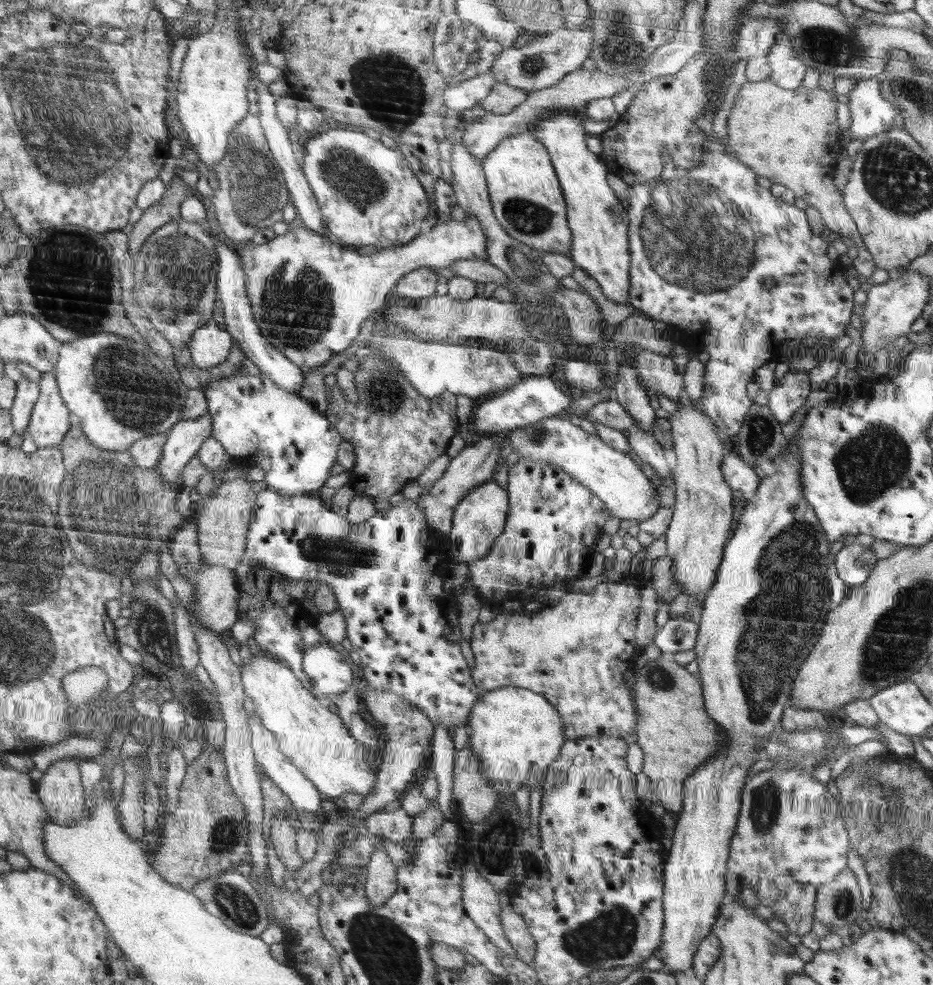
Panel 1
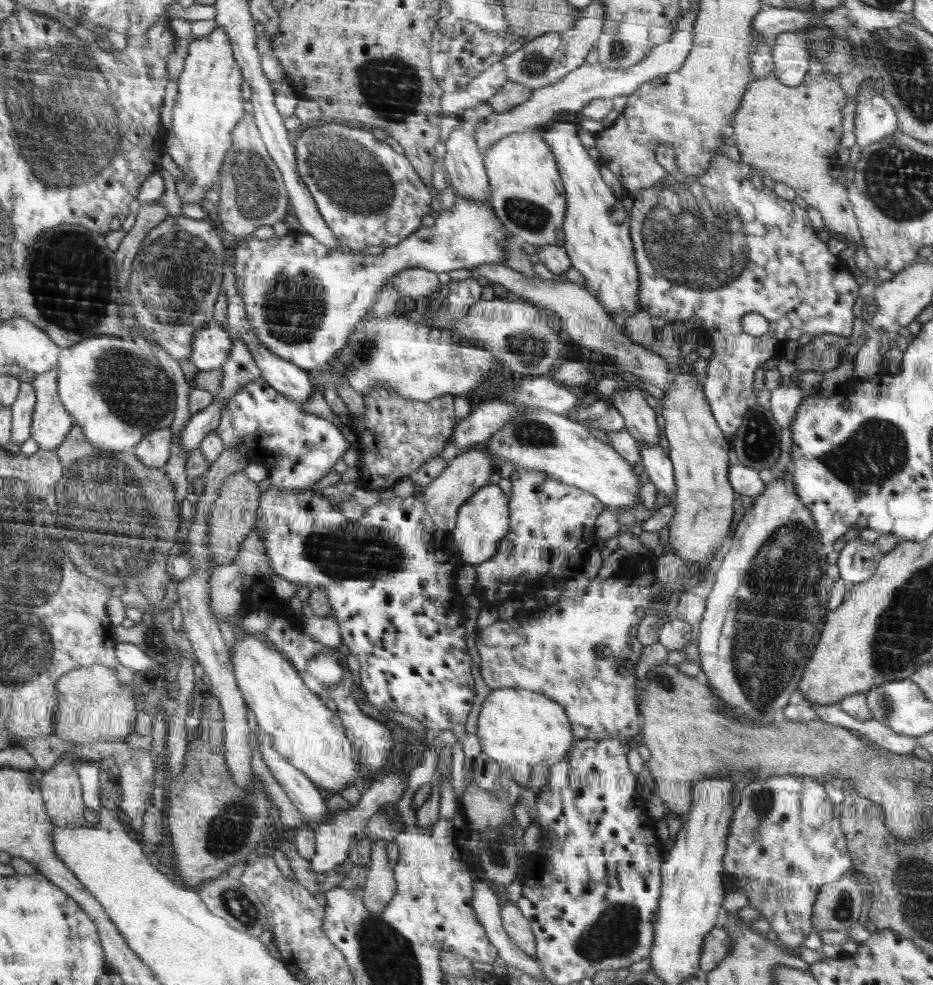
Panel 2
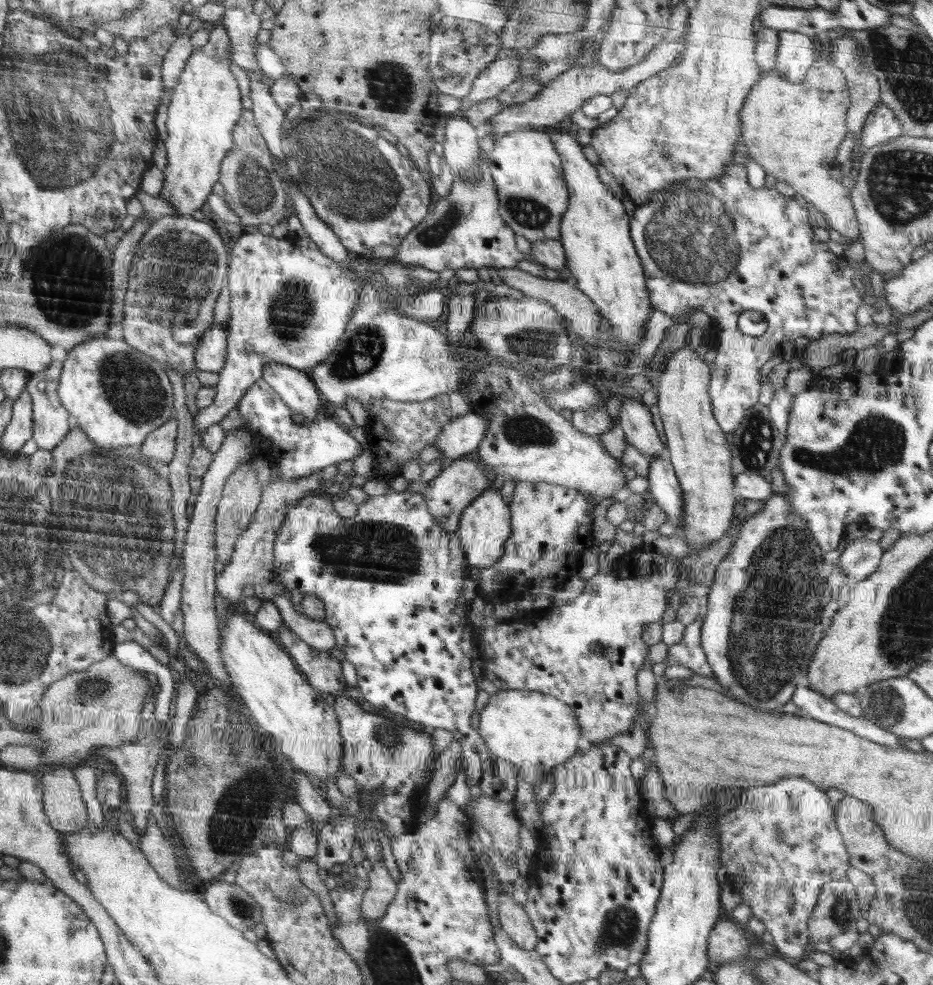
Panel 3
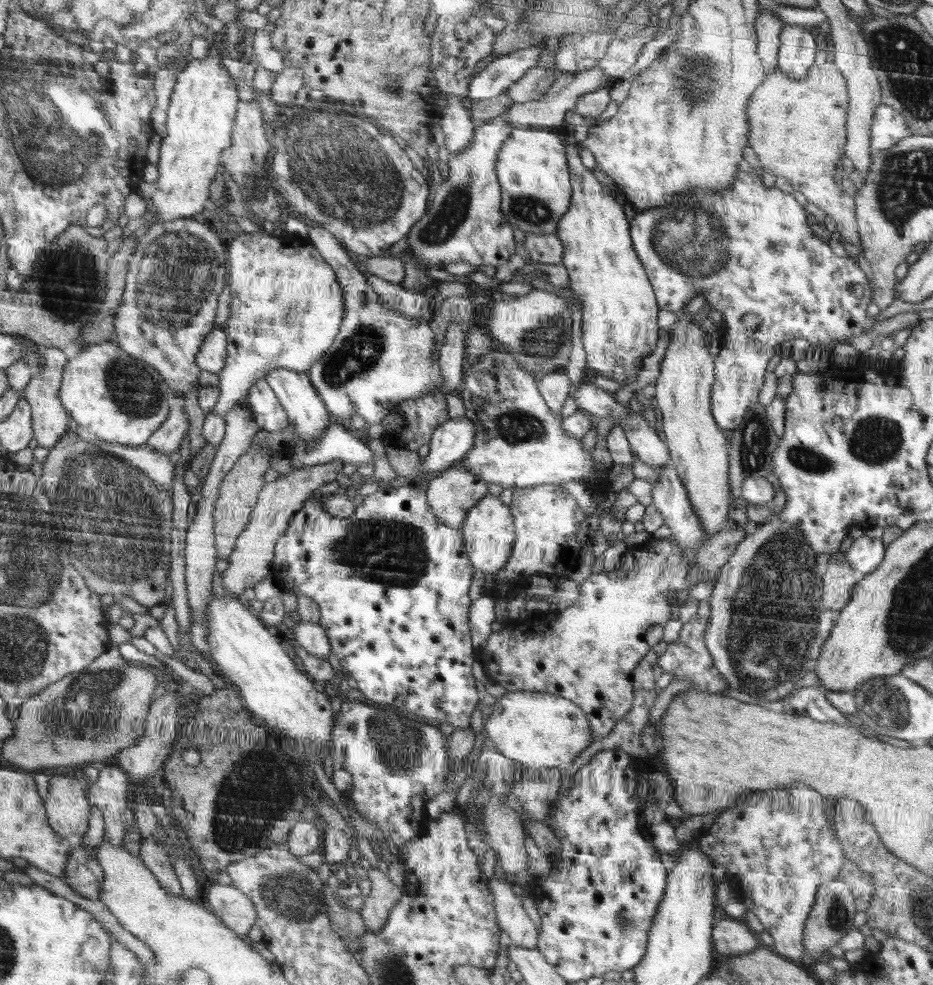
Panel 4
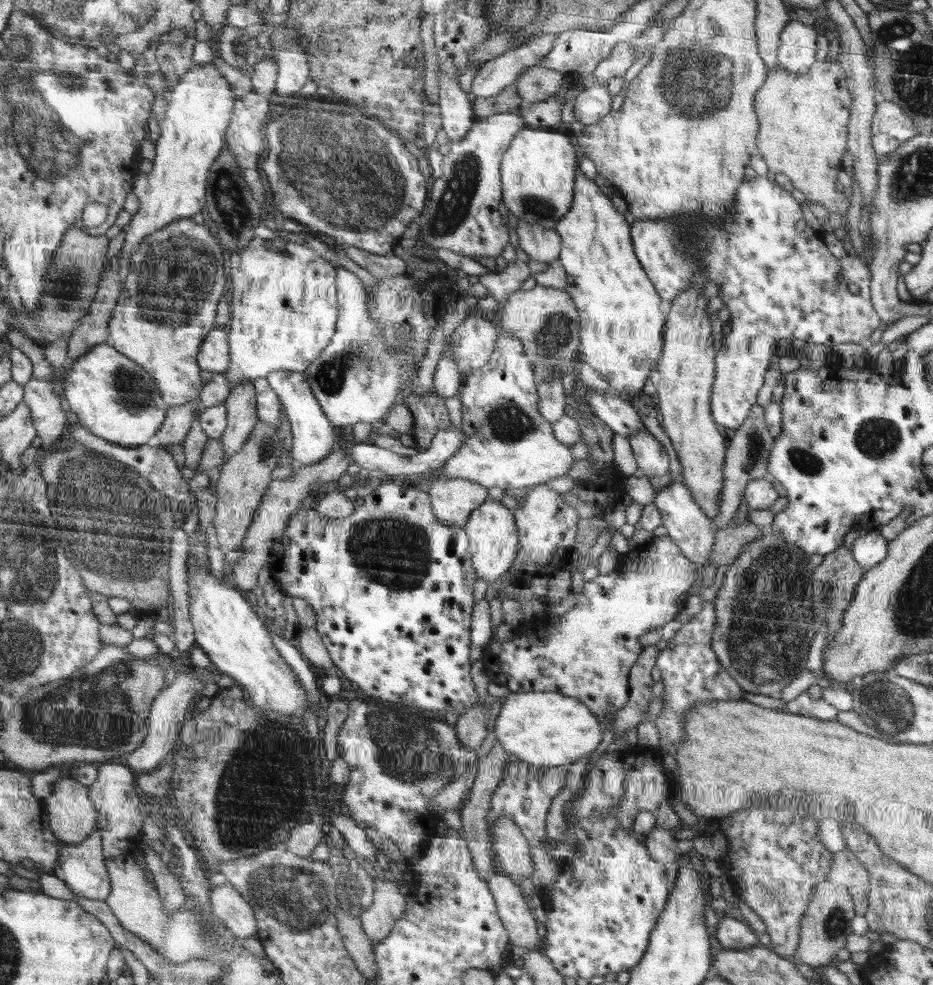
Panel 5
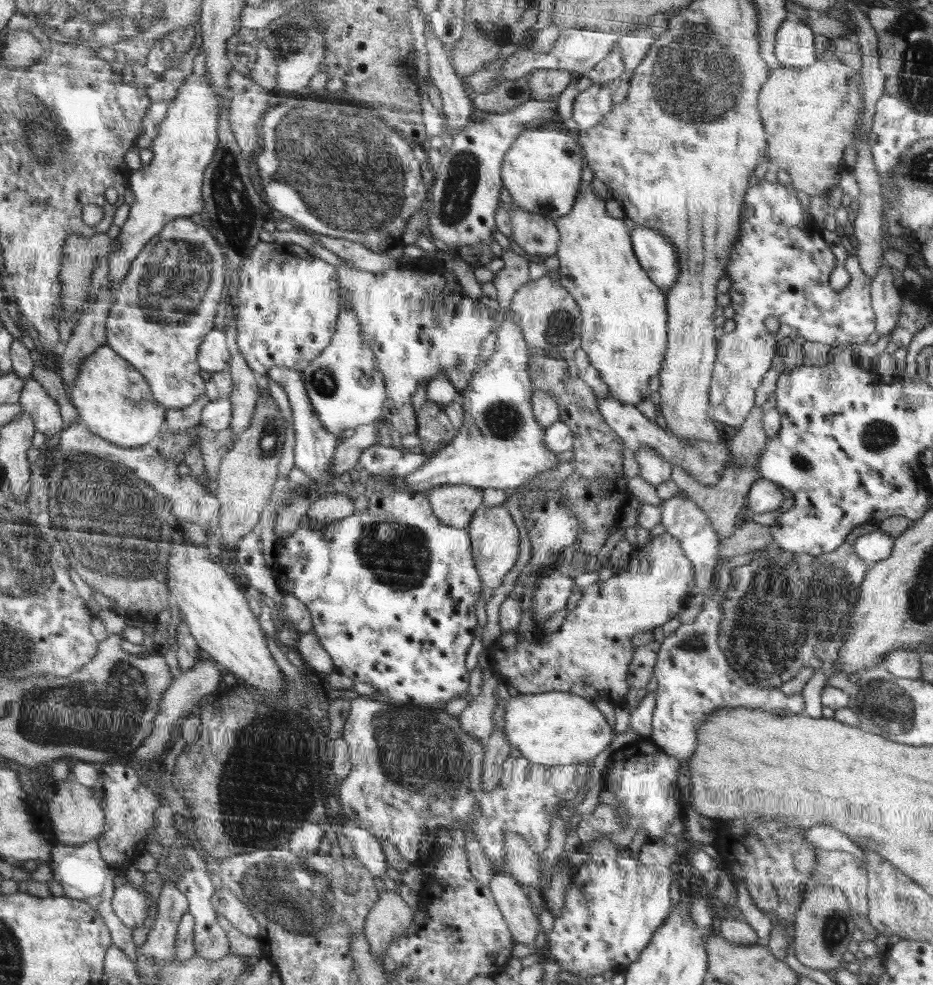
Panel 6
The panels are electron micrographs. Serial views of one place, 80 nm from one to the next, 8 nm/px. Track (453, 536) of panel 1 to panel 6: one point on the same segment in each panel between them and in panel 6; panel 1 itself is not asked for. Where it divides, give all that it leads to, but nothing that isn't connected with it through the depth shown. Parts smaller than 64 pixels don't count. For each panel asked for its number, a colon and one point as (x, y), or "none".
2: (483, 521)
3: (484, 528)
4: (488, 530)
5: (493, 537)
6: (494, 535)

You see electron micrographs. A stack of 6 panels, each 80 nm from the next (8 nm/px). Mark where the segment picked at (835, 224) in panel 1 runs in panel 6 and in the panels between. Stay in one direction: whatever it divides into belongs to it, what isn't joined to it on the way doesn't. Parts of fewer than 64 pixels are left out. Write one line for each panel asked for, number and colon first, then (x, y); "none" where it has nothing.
2: (791, 134)
3: (793, 131)
4: (797, 128)
5: (802, 119)
6: (810, 115)

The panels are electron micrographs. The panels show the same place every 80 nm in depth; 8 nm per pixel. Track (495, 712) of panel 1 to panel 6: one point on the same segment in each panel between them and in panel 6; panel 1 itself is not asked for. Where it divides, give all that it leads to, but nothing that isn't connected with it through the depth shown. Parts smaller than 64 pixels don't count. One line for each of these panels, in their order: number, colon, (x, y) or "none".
2: (521, 730)
3: (536, 732)
4: (541, 731)
5: (544, 729)
6: (554, 728)

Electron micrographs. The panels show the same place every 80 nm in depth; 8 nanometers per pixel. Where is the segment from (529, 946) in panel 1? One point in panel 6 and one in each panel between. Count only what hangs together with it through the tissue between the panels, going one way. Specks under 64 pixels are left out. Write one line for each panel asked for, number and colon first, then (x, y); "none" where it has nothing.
2: (515, 923)
3: (513, 919)
4: (511, 915)
5: (518, 920)
6: (514, 904)

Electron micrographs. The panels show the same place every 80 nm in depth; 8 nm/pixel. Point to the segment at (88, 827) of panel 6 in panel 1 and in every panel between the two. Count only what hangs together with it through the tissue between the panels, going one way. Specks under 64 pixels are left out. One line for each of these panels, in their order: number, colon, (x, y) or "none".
1: (61, 793)
2: (63, 796)
3: (64, 808)
4: (68, 810)
5: (72, 815)

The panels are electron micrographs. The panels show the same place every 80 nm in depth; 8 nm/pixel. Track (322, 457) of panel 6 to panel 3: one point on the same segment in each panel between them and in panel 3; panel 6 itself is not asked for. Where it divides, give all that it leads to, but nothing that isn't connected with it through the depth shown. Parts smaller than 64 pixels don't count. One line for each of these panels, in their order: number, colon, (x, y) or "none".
3: (295, 387)
4: (305, 409)
5: (313, 436)

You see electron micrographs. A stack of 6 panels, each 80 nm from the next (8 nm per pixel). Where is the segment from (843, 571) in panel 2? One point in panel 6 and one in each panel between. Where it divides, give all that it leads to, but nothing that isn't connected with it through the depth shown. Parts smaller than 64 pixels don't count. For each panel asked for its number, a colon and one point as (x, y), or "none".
3: (862, 556)
4: (865, 554)
5: (869, 549)
6: (874, 545)

